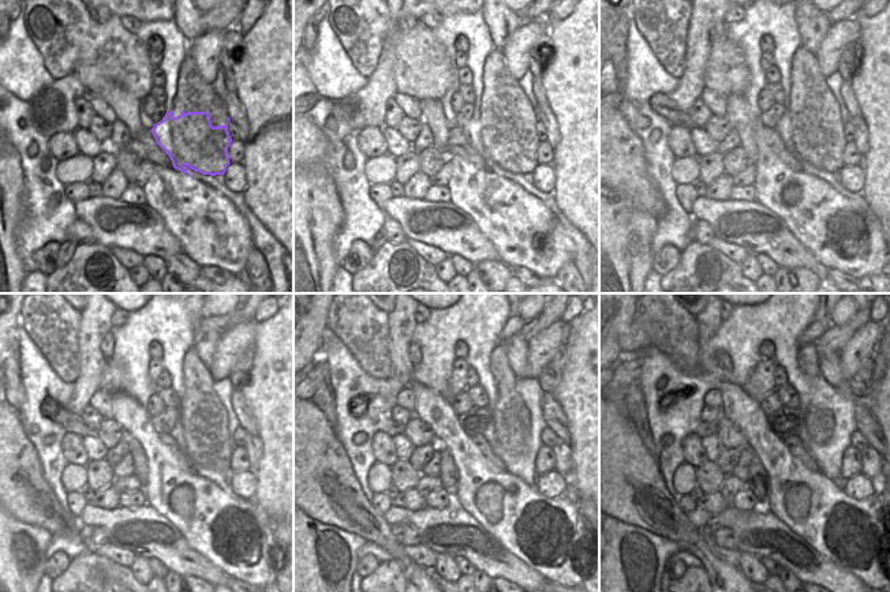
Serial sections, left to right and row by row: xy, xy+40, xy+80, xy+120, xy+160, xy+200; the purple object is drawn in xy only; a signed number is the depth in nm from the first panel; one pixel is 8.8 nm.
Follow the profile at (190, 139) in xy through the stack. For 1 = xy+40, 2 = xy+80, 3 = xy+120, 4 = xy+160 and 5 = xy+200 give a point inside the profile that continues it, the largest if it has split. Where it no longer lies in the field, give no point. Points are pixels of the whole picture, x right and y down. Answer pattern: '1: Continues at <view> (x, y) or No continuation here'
1: Continues at xy+40 (515, 149)
2: Continues at xy+80 (803, 138)
3: Continues at xy+120 (202, 448)
4: Continues at xy+160 (513, 442)
5: Continues at xy+200 (818, 437).

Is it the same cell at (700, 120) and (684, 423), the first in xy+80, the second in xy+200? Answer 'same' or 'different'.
different

